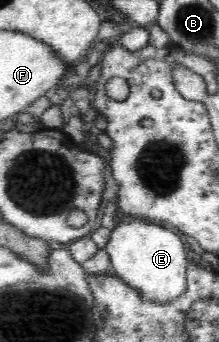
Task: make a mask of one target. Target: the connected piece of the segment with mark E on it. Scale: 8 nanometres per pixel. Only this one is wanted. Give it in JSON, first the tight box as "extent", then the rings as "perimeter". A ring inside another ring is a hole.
{"extent":[104,220,189,304],"perimeter":[[[131,220],[119,223],[109,232],[108,243],[104,246],[111,261],[113,275],[125,281],[141,293],[142,297],[155,303],[163,304],[173,302],[181,296],[187,288],[186,270],[189,265],[185,243],[181,240],[181,234],[160,222],[149,220]]]}

